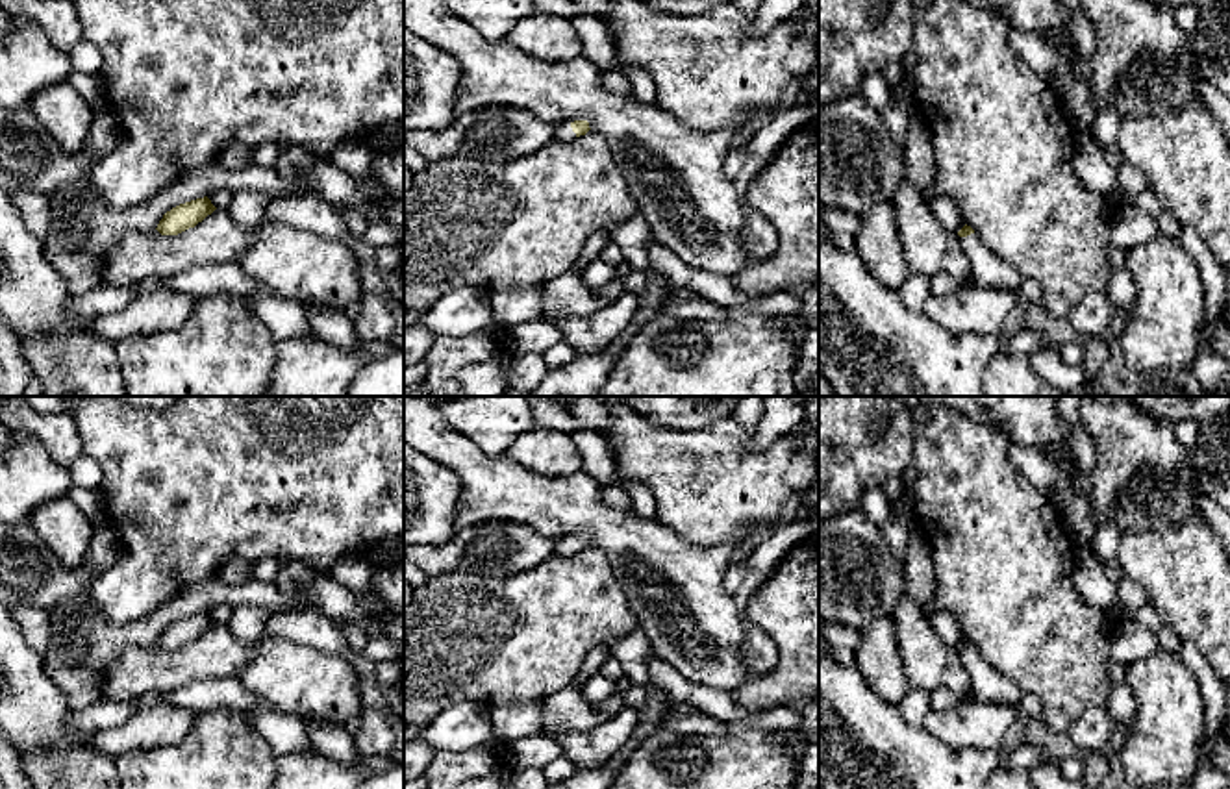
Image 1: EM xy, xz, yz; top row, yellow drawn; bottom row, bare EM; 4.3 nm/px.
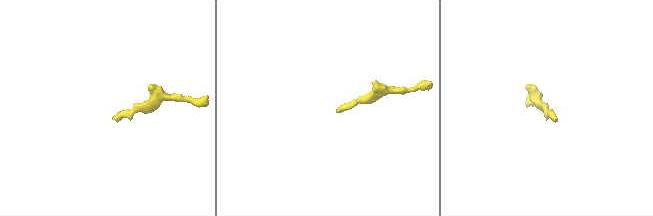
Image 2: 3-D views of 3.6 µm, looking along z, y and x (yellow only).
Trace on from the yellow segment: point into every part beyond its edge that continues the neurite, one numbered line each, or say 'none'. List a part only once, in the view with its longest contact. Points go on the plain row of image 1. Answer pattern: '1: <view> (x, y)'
1: xz (564, 547)

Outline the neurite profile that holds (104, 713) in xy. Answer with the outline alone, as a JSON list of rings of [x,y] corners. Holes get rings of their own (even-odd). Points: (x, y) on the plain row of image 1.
[[[146,693],[132,702],[102,698],[87,708],[72,708],[67,724],[76,732],[98,733],[126,722],[139,709],[163,702],[165,693]]]

